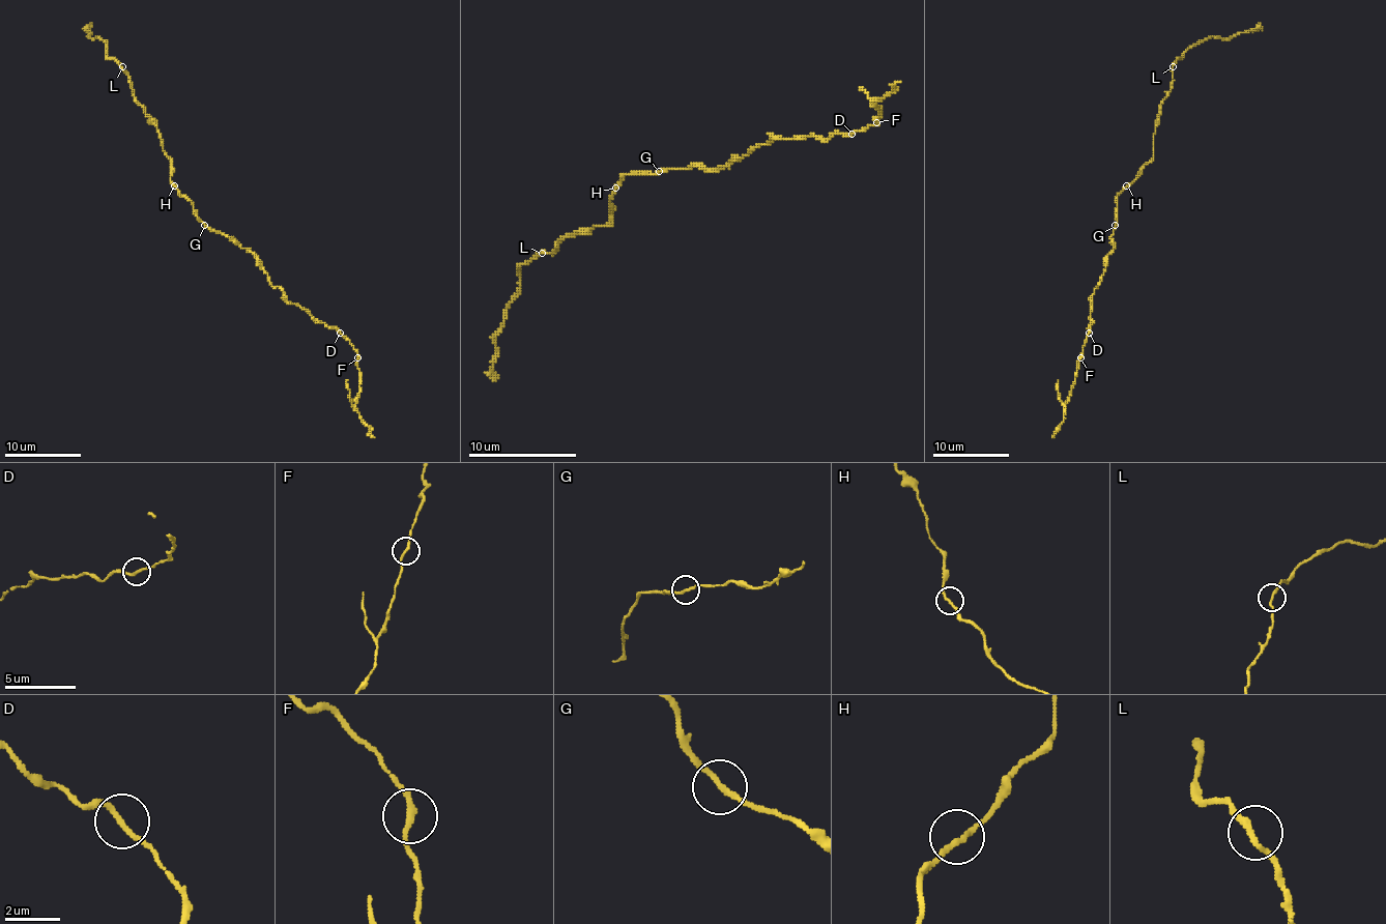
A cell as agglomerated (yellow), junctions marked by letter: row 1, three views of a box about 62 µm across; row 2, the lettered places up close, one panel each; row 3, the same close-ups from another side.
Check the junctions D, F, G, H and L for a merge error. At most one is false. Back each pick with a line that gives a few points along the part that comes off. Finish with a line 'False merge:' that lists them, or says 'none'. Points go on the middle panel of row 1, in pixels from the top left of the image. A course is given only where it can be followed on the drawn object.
F: (876, 122), (878, 109), (873, 100), (884, 98), (900, 82)
False merge: F

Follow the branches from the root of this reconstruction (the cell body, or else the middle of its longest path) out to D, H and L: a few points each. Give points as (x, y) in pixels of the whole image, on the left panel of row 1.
D: (204, 224), (247, 249), (267, 275), (269, 283), (278, 286), (289, 301), (298, 304), (315, 319), (340, 333)
H: (204, 224), (193, 210), (193, 204), (174, 185)
L: (204, 224), (170, 179), (170, 161), (156, 124), (136, 99), (131, 77), (122, 66)

